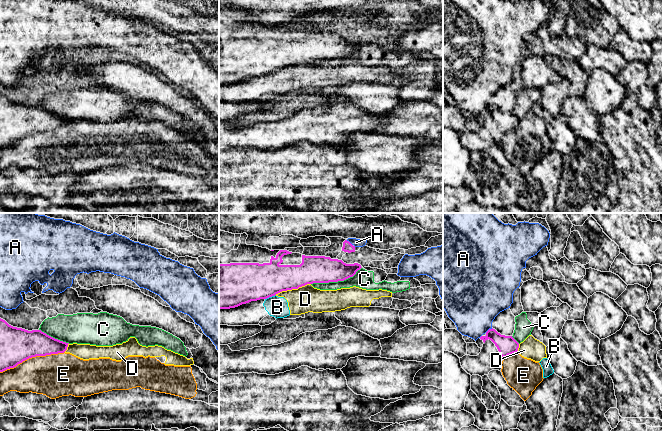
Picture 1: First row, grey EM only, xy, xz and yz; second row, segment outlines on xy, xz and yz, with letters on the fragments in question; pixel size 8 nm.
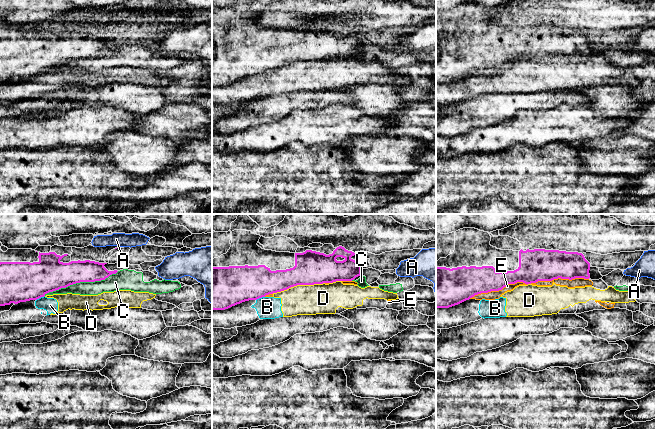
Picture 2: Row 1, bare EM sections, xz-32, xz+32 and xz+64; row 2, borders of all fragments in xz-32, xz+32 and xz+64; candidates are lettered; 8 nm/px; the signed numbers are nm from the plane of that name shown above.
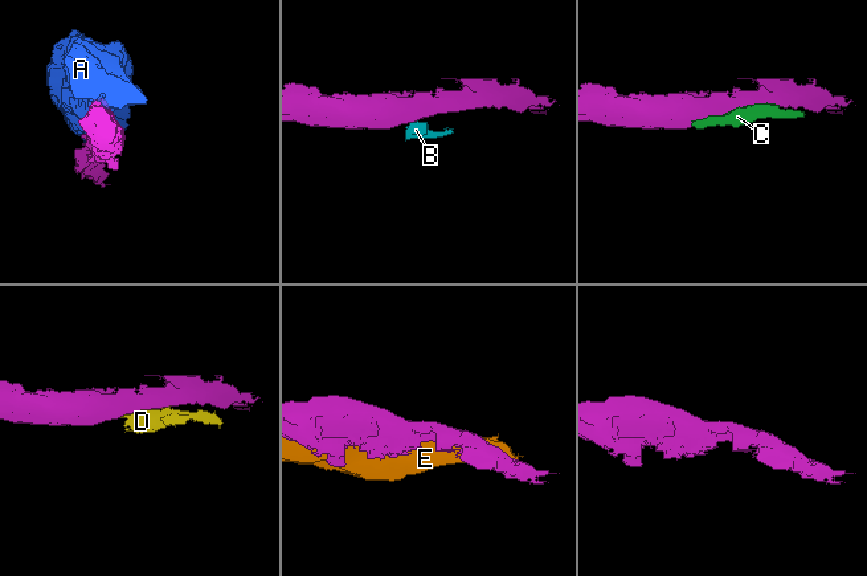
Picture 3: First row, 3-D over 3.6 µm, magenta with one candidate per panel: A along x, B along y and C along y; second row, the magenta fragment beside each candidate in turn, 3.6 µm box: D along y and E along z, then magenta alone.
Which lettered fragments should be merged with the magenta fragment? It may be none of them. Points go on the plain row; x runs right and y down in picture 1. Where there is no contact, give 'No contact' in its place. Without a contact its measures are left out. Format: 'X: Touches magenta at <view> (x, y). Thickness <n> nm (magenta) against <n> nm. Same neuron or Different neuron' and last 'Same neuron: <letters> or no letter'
A: Touches magenta at yz (489, 105). Thickness 160 nm (magenta) against 420 nm. Different neuron
B: Touches magenta at xz (270, 72). Thickness 320 nm (magenta) against 160 nm. Different neuron
C: Touches magenta at xz (336, 57). Thickness 220 nm (magenta) against 150 nm. Different neuron
D: Touches magenta at xz (292, 64). Thickness 280 nm (magenta) against 220 nm. Different neuron
E: Touches magenta at xy (32, 132). Thickness 280 nm (magenta) against 340 nm. Different neuron
Same neuron: no letter

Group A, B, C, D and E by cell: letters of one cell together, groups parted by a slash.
A / B D E / C

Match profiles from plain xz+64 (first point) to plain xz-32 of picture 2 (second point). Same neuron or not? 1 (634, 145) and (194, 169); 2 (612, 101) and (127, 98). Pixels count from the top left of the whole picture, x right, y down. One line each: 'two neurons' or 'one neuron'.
1: two neurons
2: one neuron

